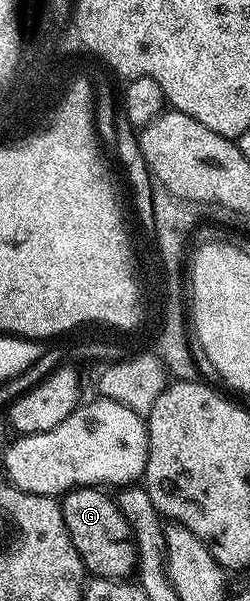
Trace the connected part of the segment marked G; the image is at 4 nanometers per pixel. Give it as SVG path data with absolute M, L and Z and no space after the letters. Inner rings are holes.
M101 487L69 490L59 501L63 523L71 535L71 543L75 543L75 551L79 551L81 562L93 577L125 579L136 570L137 546L128 536L121 537L127 533L129 524L116 500L105 493L108 492Z

